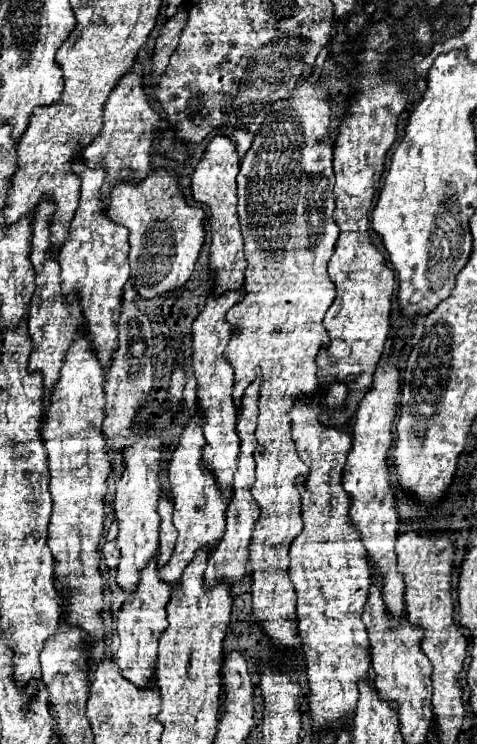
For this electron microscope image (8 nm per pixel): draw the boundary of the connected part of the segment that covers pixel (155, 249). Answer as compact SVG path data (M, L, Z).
M151 170L139 182L119 180L111 190L107 212L129 230L131 282L143 298L177 290L189 280L205 240L205 212L185 202L175 170Z

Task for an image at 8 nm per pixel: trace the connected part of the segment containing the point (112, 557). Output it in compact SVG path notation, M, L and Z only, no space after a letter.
M115 540L105 542L103 548L101 548L101 554L103 554L103 560L105 560L107 568L115 568L119 564L119 548L117 548Z

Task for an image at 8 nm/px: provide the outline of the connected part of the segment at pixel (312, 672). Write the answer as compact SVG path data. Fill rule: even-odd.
M333 382L325 390L315 390L311 398L303 398L293 402L293 408L289 412L291 416L291 434L297 446L299 456L309 464L309 474L297 482L297 490L303 496L303 530L301 534L291 542L291 564L289 564L289 576L295 584L297 592L297 630L301 636L303 652L305 652L305 664L307 664L307 680L311 686L309 694L309 714L313 718L313 728L331 728L335 720L345 718L345 722L351 722L351 716L355 712L355 702L359 698L357 680L367 678L369 664L371 664L371 644L367 638L367 628L361 620L363 606L367 602L369 584L371 584L371 568L365 556L365 546L361 542L359 530L353 528L349 518L351 498L343 490L341 476L343 466L347 462L347 456L351 452L351 422L347 426L335 426L335 424L321 424L319 416L325 412L337 412L345 408L349 388L345 384Z

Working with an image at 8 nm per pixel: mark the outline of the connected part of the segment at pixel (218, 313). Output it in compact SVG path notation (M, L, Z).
M245 288L229 290L219 296L211 290L207 294L203 310L193 320L193 370L197 376L197 398L201 404L201 410L205 412L205 466L213 470L217 476L219 488L223 488L223 494L227 500L231 500L233 492L233 472L237 468L237 452L239 452L239 436L237 436L237 408L233 402L233 366L225 358L227 342L231 340L233 328L225 320L225 314L231 306L241 302L245 298Z

